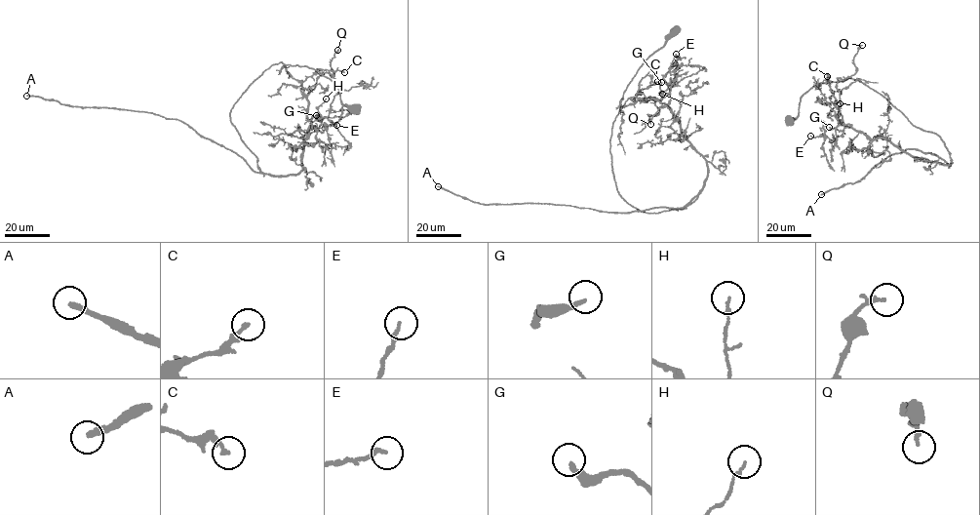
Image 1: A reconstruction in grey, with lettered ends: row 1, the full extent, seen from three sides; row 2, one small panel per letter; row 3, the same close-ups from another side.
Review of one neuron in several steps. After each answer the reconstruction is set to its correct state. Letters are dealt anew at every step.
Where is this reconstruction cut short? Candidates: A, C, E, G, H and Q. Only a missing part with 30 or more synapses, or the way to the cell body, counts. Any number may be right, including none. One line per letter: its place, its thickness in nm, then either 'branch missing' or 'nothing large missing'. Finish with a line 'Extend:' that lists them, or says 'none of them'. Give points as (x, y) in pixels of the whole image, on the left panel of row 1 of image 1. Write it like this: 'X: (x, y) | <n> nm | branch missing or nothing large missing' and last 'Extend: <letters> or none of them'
A: (26, 96) | 240 nm | branch missing
C: (344, 72) | 190 nm | nothing large missing
E: (336, 125) | 180 nm | nothing large missing
G: (316, 115) | 200 nm | branch missing
H: (326, 99) | 150 nm | nothing large missing
Q: (337, 50) | 160 nm | nothing large missing
Extend: A, G

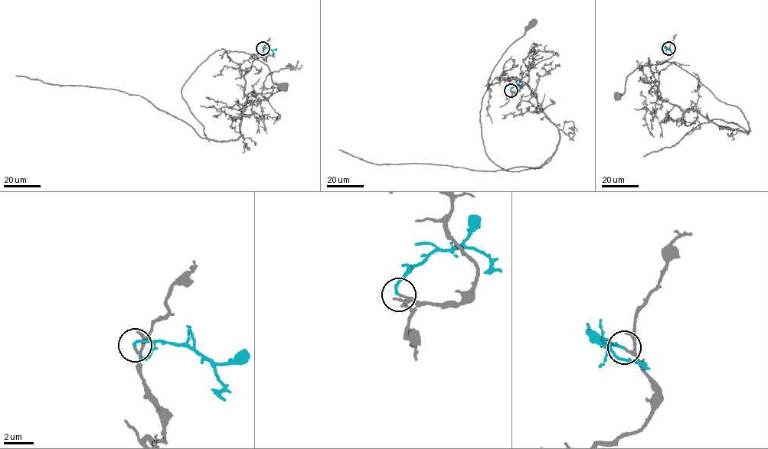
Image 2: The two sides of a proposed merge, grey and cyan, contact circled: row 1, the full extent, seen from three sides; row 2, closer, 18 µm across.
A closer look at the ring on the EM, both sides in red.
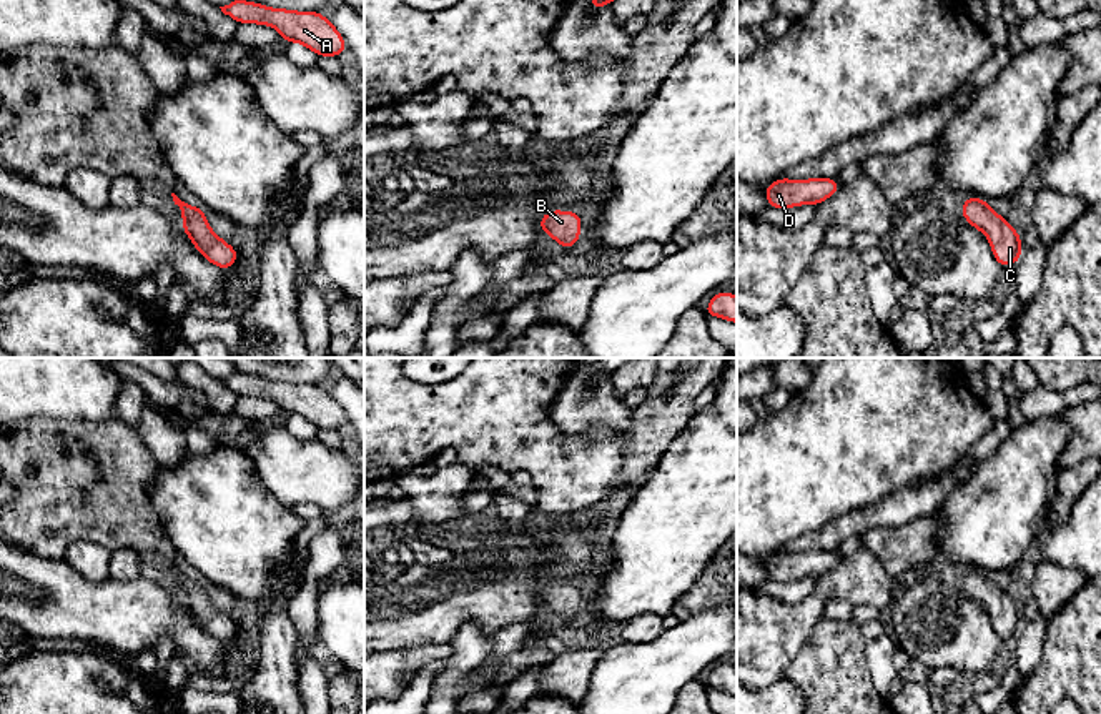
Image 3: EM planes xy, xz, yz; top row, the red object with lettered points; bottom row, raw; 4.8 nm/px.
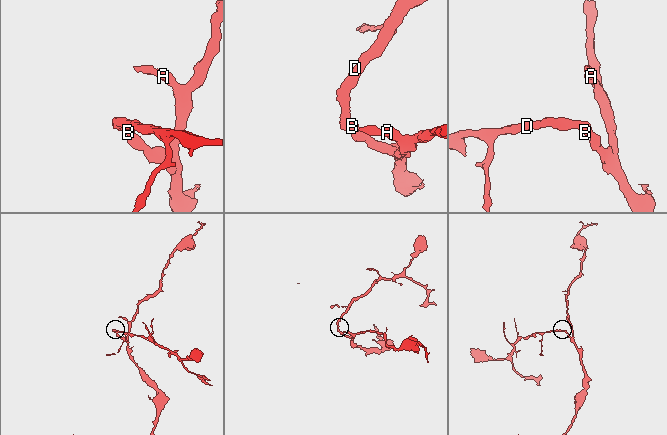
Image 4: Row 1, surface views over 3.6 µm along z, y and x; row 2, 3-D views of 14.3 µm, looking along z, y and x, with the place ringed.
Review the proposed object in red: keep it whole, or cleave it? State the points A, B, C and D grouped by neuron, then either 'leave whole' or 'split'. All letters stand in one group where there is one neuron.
A B C D | leave whole

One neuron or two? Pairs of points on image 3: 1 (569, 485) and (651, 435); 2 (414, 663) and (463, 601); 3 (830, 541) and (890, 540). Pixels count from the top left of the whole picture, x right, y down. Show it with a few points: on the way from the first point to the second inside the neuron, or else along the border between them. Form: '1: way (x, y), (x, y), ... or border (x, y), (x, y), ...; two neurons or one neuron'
1: border (622, 431), (622, 468), (614, 490); two neurons
2: border (448, 641), (419, 643), (391, 651); two neurons
3: border (900, 525), (867, 530), (860, 535); two neurons

